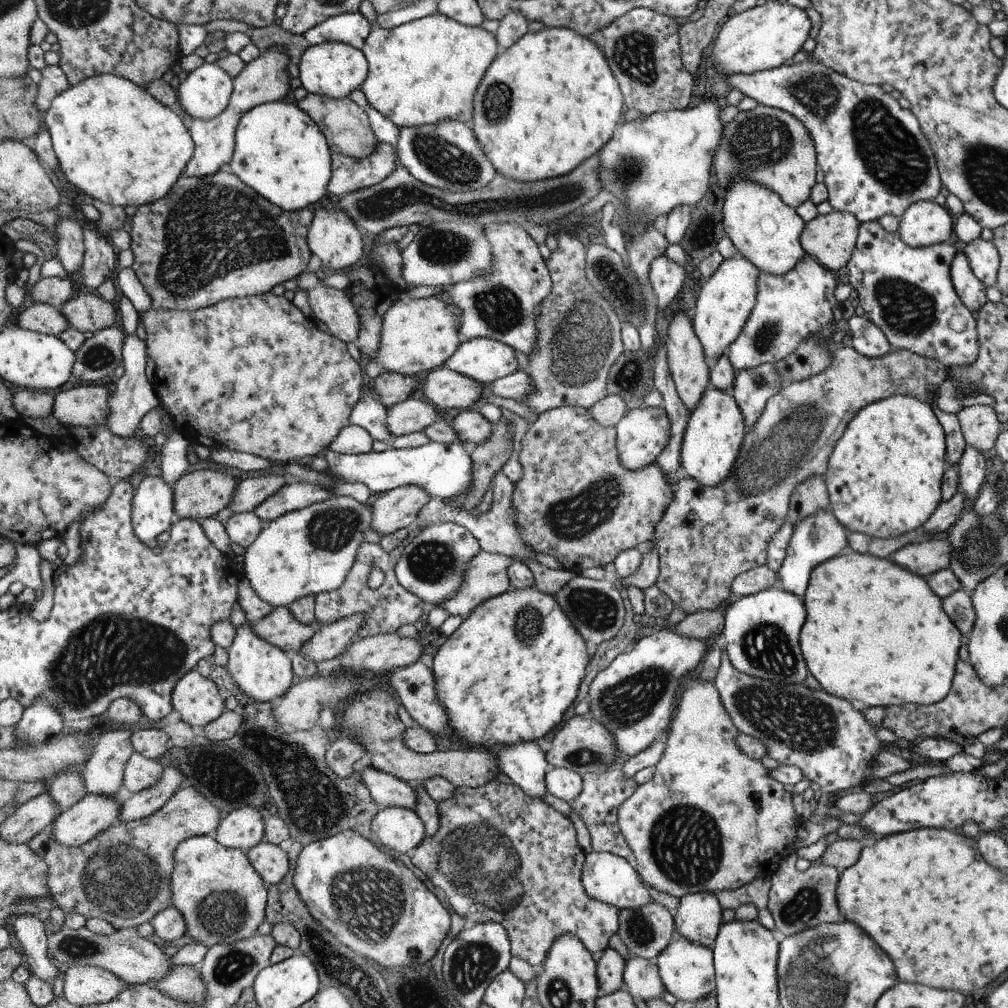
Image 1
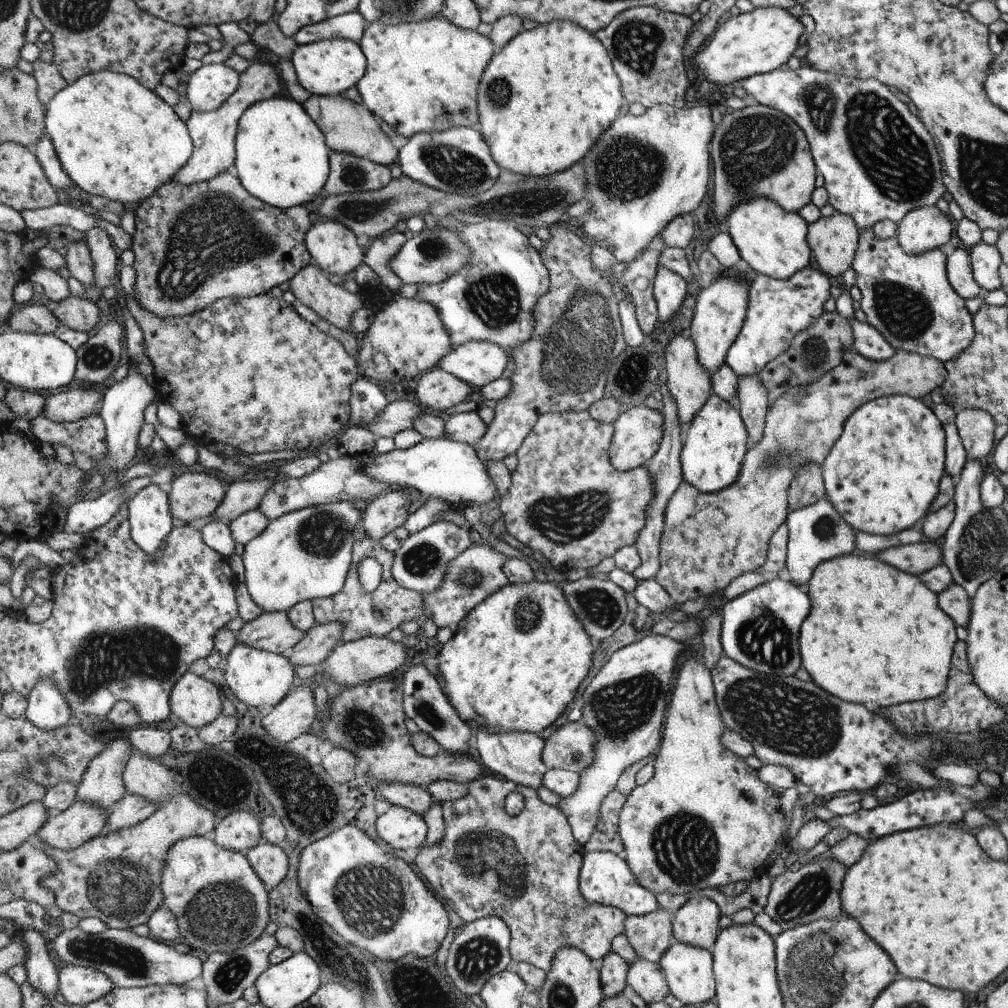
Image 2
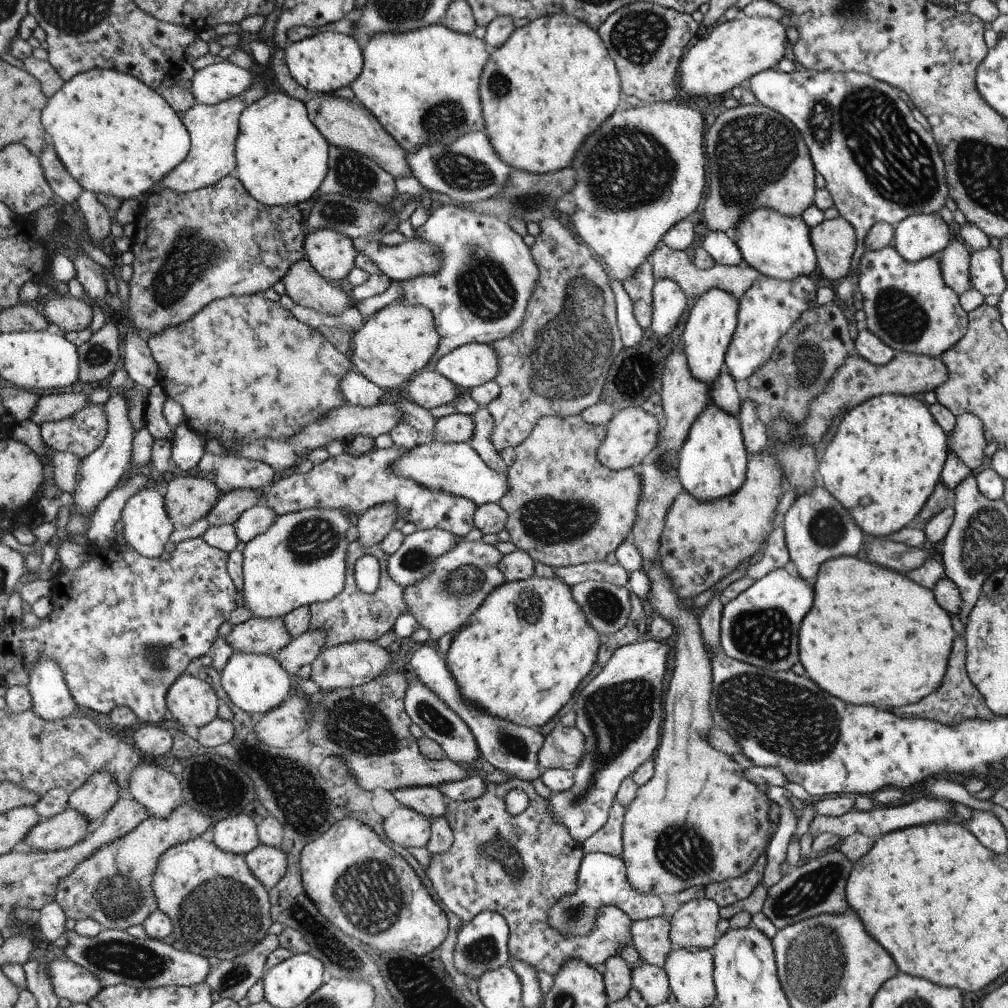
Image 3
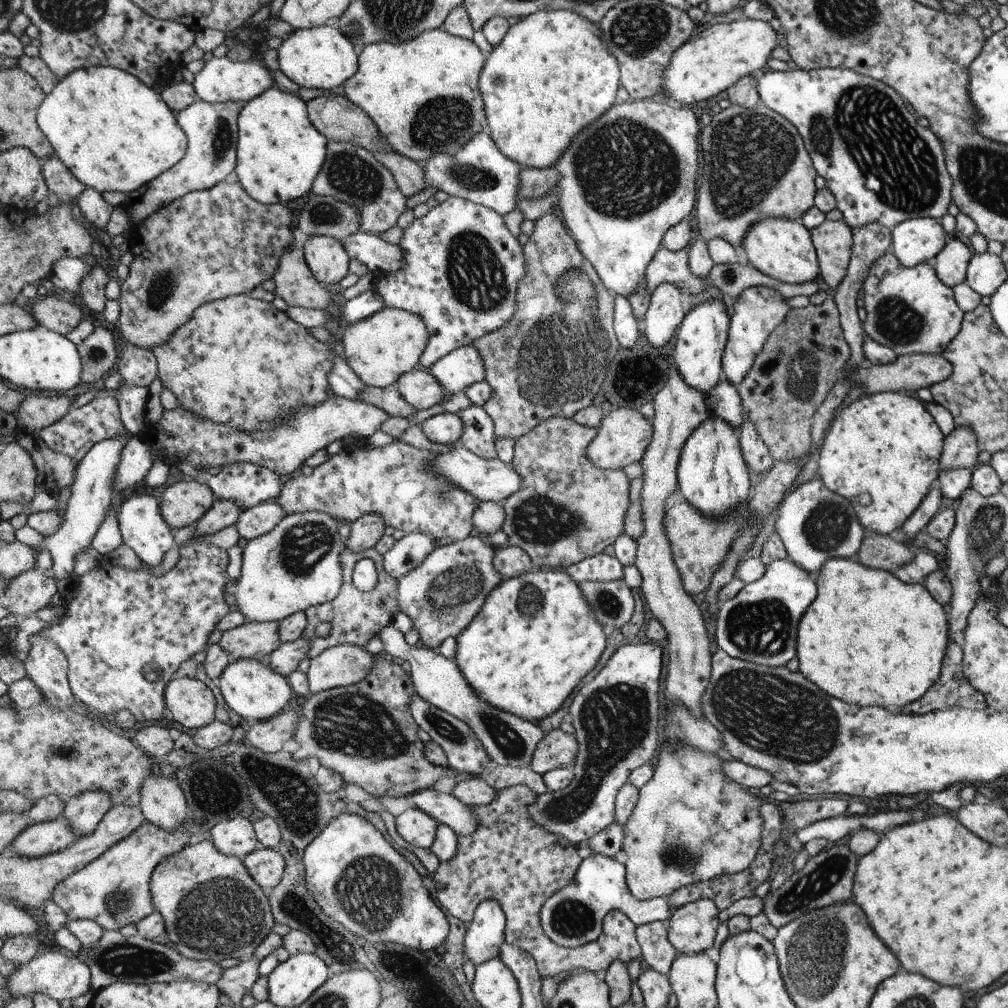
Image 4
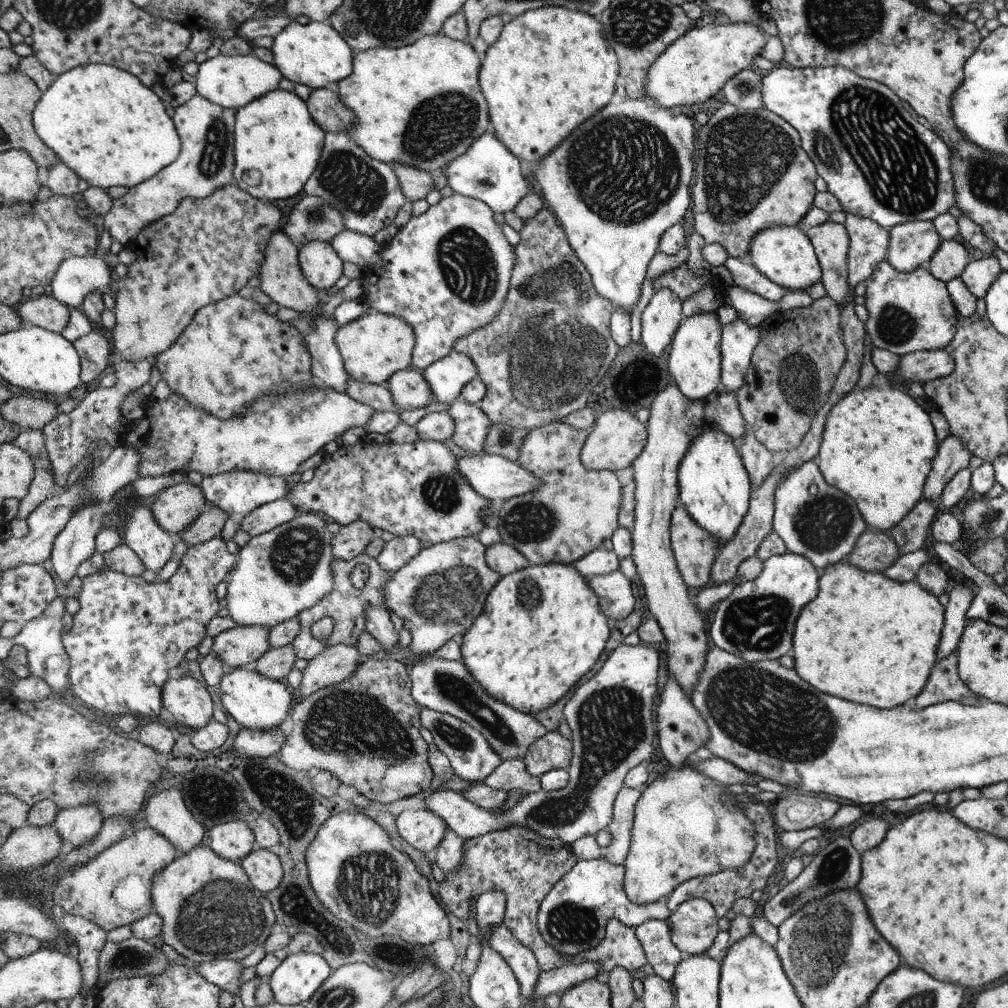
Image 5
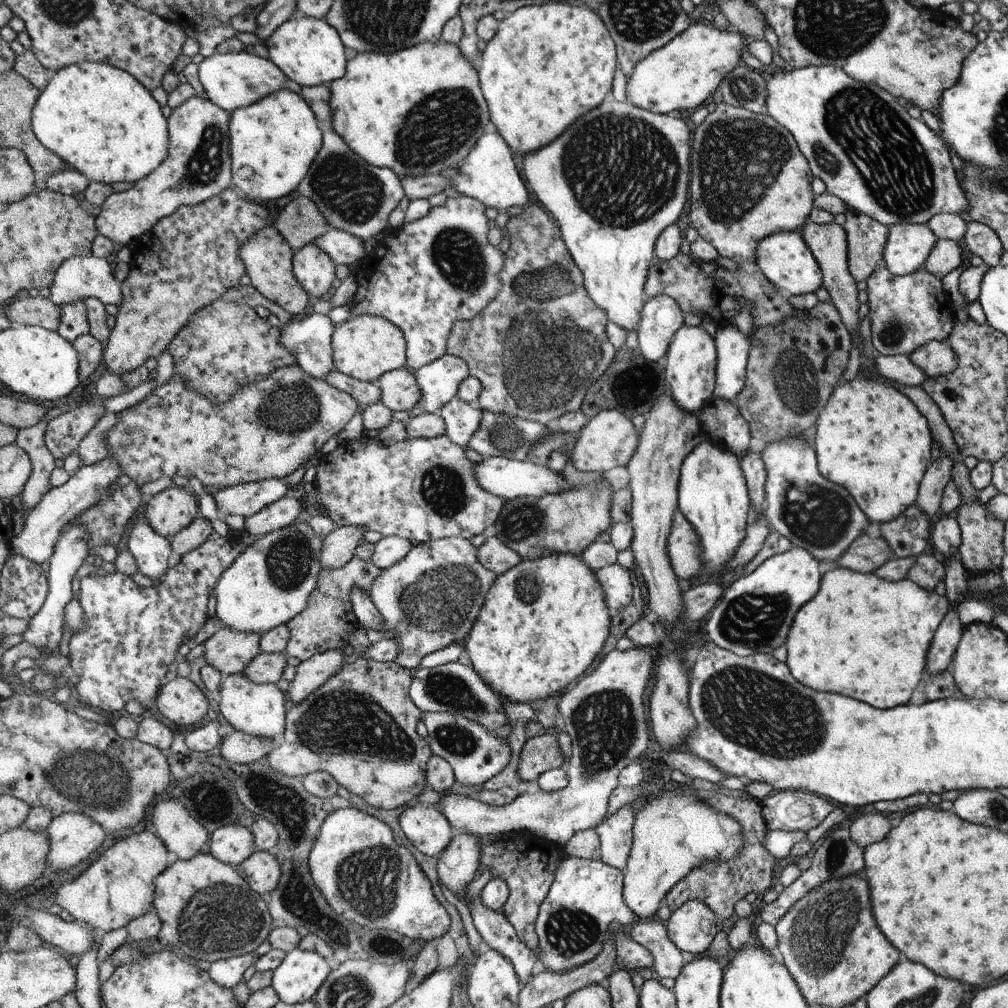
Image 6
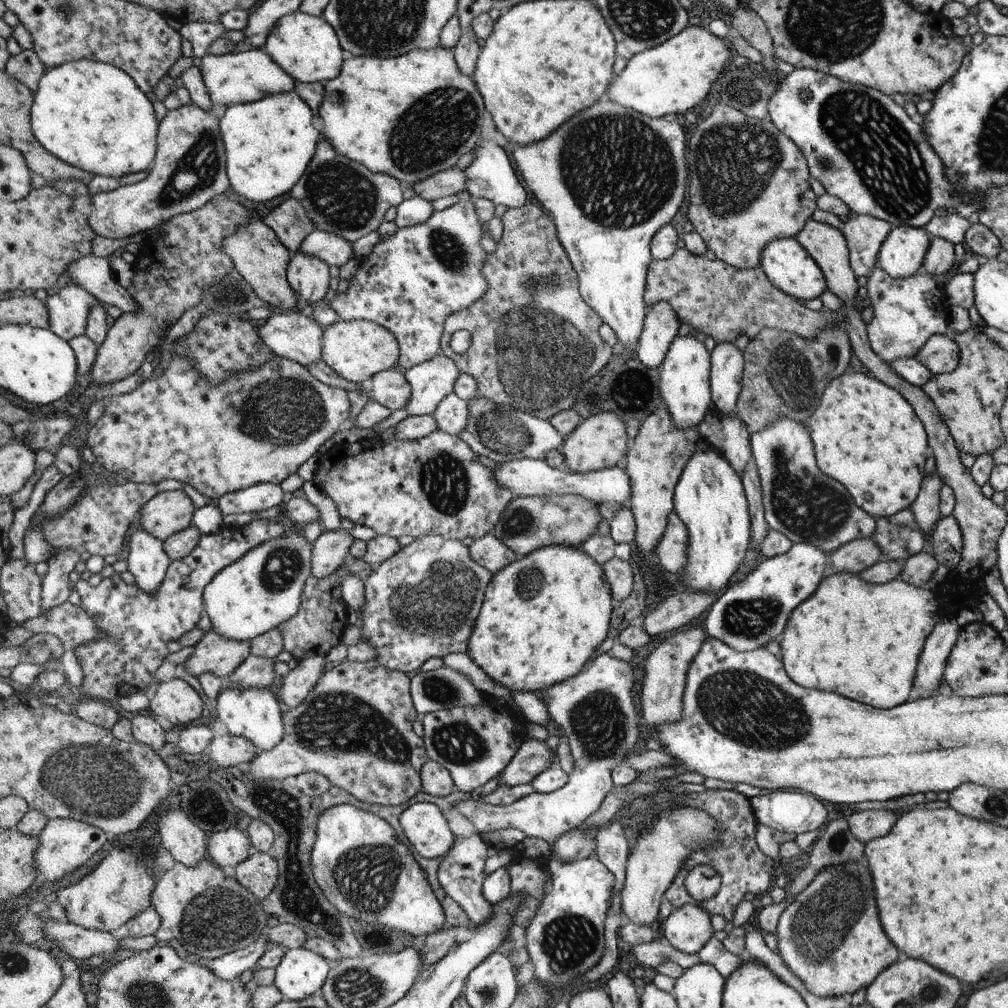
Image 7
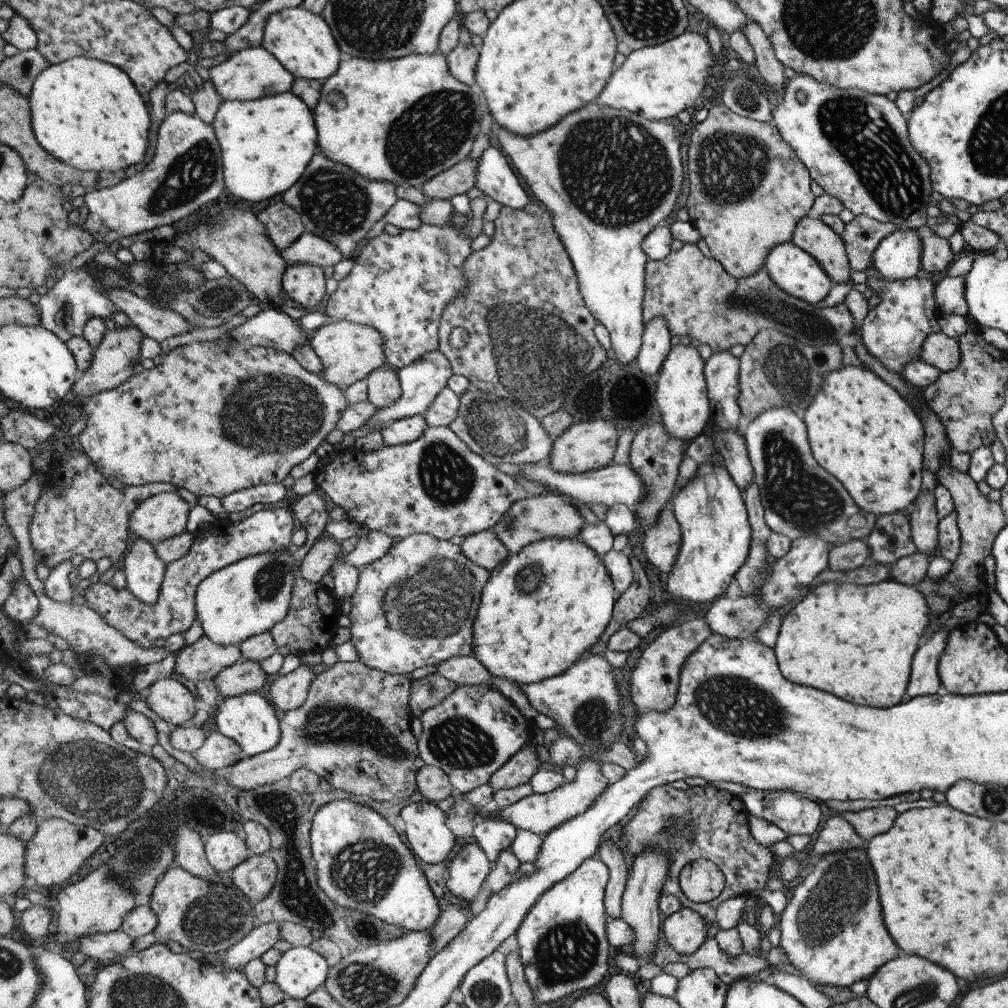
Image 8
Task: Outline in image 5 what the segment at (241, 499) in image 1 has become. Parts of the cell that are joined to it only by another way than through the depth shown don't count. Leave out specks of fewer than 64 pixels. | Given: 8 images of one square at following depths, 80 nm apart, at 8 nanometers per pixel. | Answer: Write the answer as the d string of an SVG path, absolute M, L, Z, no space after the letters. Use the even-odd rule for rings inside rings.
M208 506L203 514L186 528L182 540L191 547L216 538L221 534L228 518L229 514L219 506Z

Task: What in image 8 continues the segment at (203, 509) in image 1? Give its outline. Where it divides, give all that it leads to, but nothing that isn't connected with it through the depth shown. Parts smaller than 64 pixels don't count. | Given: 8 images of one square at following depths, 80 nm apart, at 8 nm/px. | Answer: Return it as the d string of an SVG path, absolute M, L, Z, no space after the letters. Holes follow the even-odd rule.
M176 491L160 493L140 504L129 521L129 530L155 546L186 530L188 512L188 502Z

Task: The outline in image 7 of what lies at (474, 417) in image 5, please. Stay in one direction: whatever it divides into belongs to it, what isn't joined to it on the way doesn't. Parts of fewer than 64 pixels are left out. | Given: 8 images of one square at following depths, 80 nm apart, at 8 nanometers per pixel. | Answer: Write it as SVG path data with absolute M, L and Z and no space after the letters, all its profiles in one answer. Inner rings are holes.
M454 392L444 398L432 415L438 421L440 431L450 433L453 437L459 437L468 426L469 404L458 398Z

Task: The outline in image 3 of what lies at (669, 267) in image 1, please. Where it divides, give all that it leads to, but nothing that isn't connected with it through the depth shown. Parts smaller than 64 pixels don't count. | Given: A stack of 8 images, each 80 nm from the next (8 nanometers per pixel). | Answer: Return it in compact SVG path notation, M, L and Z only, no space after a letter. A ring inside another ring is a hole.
M658 279L653 286L653 319L648 336L664 338L676 326L686 308L687 296L672 279Z

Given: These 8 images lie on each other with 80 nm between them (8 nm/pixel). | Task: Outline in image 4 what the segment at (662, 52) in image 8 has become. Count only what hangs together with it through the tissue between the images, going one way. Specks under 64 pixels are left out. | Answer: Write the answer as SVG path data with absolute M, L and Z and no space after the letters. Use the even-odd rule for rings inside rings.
M744 18L730 23L703 25L696 36L673 55L663 77L662 96L673 104L694 104L728 90L742 77L756 75L773 58L780 35L769 21Z

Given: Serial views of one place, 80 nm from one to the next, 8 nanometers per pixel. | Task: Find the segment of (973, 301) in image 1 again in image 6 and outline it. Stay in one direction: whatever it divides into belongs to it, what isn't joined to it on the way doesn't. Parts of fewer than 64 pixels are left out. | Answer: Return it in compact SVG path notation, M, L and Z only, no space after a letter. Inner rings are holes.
M938 239L925 263L925 268L942 279L952 270L956 270L962 262L966 263L967 258L968 254L961 243L950 239Z

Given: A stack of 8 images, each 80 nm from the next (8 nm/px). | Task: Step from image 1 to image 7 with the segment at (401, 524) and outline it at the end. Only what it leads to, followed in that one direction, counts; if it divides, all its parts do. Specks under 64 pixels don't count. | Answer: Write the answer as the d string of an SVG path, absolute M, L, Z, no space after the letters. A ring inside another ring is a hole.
M339 527L333 531L324 531L315 542L312 550L311 573L316 578L330 576L343 566L351 546L355 543L350 531Z

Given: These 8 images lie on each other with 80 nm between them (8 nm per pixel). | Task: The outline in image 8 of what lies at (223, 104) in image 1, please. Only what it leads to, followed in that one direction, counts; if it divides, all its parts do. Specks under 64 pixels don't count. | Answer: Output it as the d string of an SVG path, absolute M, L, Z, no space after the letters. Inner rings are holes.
M261 44L248 47L232 53L223 62L212 66L209 76L222 102L224 101L253 101L290 91L295 84L295 77L280 64L280 61L267 51Z

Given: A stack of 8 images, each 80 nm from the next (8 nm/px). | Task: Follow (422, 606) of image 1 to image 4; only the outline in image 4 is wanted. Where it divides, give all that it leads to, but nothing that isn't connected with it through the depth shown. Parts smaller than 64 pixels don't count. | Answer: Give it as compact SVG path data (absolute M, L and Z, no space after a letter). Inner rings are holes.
M375 547L364 552L354 552L353 550L344 550L342 554L341 565L343 566L343 586L339 595L334 600L322 603L316 606L308 607L305 610L307 616L307 625L302 637L306 637L311 642L308 658L314 658L327 648L336 645L360 645L365 644L378 635L384 627L392 624L393 616L401 610L397 598L397 588L399 581L388 574L384 568L384 556L378 552ZM362 559L372 559L377 568L377 583L370 592L358 590L352 582L353 568L355 564ZM328 622L331 630L328 636L316 636L316 626Z

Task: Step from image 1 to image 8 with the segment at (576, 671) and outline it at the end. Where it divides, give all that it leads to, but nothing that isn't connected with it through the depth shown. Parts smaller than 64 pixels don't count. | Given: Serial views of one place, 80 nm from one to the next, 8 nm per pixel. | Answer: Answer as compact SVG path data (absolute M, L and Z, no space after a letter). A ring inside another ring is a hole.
M547 538L536 541L516 554L510 553L508 560L502 566L492 570L492 584L488 584L488 592L484 592L484 608L480 609L480 620L476 621L476 652L472 656L479 660L491 675L499 676L514 682L518 685L531 685L532 683L542 683L543 680L550 679L556 675L562 675L568 671L580 656L590 650L602 636L604 629L608 626L613 615L614 603L616 602L616 592L614 581L607 571L606 565L588 545L578 538L557 539Z

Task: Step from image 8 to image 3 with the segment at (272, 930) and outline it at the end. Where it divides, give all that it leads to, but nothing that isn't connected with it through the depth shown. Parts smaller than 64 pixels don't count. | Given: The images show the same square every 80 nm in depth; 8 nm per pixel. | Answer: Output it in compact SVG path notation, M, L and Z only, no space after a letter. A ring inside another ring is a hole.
M74 929L65 930L68 945L57 951L76 964L91 970L104 987L127 984L137 989L167 987L170 985L192 986L205 982L210 970L207 958L188 950L182 951L158 939L133 937L124 929L103 929L99 935L85 937Z

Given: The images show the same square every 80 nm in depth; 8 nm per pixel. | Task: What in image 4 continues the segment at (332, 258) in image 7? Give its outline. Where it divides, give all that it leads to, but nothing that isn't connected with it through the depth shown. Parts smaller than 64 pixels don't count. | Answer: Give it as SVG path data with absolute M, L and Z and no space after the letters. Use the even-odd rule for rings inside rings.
M360 230L342 242L352 258L363 262L374 273L392 275L405 265L404 249L398 243L386 242L380 235Z

